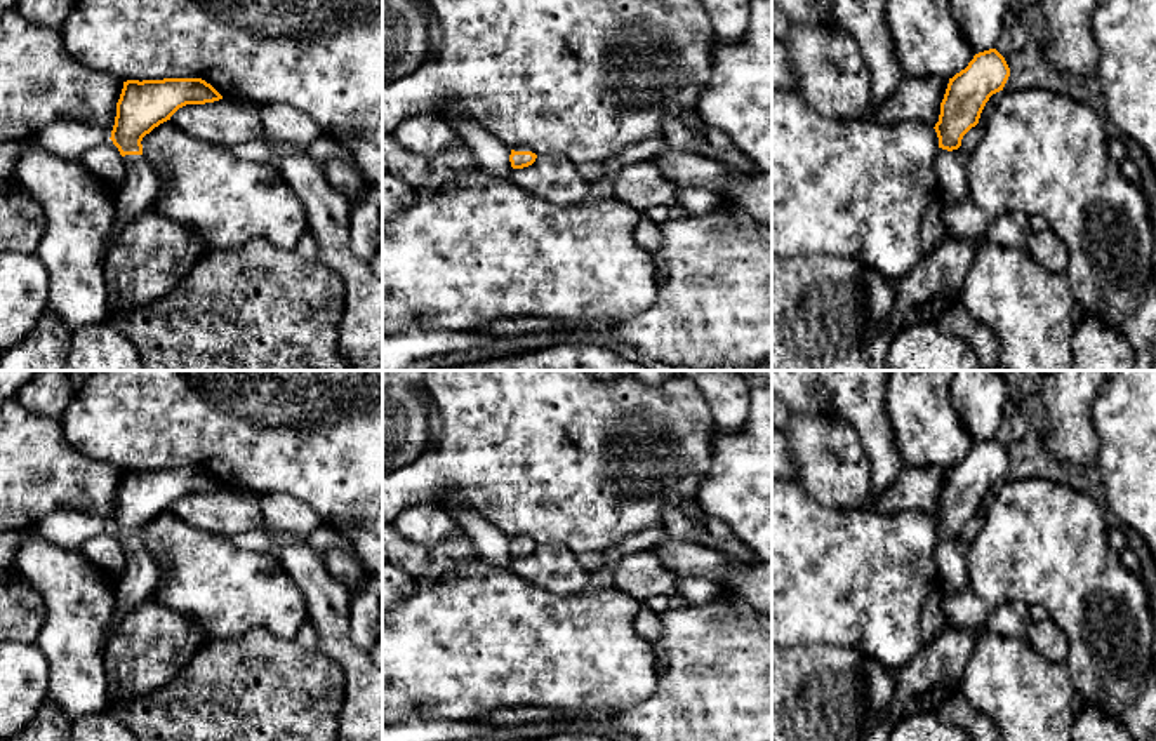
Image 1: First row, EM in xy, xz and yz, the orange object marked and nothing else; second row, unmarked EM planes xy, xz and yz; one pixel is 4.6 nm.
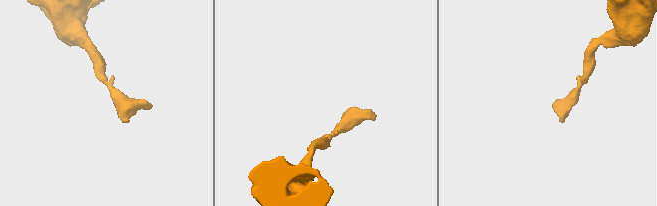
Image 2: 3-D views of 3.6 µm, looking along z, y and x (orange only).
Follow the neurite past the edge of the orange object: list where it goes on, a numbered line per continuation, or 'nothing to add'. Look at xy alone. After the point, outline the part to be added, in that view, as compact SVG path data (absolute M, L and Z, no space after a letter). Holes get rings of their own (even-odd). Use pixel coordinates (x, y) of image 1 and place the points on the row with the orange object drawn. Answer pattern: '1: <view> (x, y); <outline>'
1: xy (139, 190); M125 155L122 157L125 164L125 183L115 191L115 226L108 238L108 247L103 256L103 263L110 249L115 245L116 238L122 235L125 224L139 216L141 212L151 209L158 197L158 177L155 169L148 164L144 155Z

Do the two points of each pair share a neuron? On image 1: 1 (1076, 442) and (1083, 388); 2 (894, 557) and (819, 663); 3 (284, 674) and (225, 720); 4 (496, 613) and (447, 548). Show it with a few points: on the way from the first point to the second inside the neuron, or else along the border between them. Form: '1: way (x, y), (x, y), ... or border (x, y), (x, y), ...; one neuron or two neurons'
1: way (1076, 428), (1076, 402); one neuron
2: border (790, 646), (845, 646), (870, 660); two neurons
3: way (270, 687), (239, 719); one neuron
4: border (477, 555), (451, 566); two neurons

